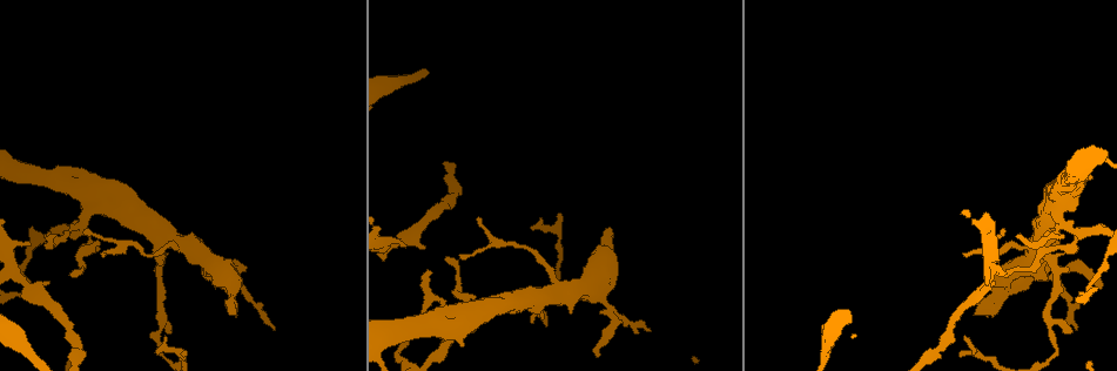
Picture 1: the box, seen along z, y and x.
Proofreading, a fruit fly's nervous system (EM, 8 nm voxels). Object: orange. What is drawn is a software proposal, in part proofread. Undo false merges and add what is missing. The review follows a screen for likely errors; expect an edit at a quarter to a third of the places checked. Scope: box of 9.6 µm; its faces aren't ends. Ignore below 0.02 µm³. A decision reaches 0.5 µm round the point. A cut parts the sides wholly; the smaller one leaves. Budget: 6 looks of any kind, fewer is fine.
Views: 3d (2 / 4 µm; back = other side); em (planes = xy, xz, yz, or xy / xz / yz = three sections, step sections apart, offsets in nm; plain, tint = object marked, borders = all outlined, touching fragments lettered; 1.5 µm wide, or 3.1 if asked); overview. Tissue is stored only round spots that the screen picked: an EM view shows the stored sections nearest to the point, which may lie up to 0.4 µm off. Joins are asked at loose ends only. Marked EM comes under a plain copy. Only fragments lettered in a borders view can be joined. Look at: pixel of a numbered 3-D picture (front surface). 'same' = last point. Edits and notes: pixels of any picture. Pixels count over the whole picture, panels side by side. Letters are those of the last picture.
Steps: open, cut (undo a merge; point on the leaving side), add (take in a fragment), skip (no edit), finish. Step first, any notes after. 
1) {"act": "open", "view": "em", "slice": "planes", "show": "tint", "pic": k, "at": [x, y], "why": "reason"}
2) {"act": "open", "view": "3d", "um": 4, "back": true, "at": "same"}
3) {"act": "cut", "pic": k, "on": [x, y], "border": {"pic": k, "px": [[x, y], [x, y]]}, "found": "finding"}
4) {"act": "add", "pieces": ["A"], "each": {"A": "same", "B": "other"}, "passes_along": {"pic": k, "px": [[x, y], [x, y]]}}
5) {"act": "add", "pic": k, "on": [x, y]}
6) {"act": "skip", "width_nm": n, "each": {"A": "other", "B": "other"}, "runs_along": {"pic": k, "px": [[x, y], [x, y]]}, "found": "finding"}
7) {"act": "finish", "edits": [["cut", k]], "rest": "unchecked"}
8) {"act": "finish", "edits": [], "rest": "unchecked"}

{"act": "open", "view": "em", "slice": "planes", "show": "tint", "pic": 1, "at": [992, 283]}

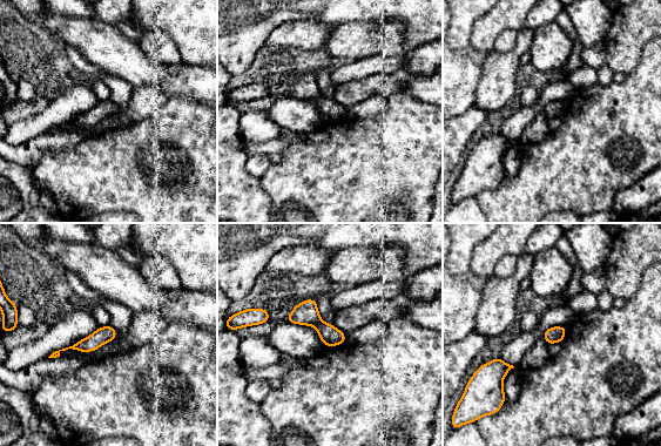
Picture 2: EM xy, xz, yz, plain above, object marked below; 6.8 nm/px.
{"act": "open", "view": "em", "slice": "planes", "show": "borders", "at": "same"}

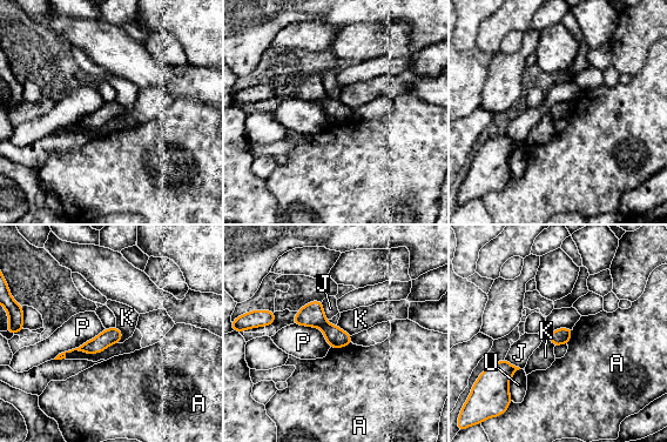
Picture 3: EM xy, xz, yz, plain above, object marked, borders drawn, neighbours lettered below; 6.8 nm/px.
{"act": "skip", "width_nm": 110, "each": {"A": "other", "J": "other", "K": "other", "P": "other", "U": "other"}, "border": {"pic": 3, "px": [[116, 326], [122, 334], [119, 342]]}, "found": "no lettered fragment goes on from it"}

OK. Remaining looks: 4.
{"act": "open", "view": "em", "slice": "xz", "step": 4, "show": "tint", "pic": 1, "at": [1086, 288], "why": "abrupt turn"}

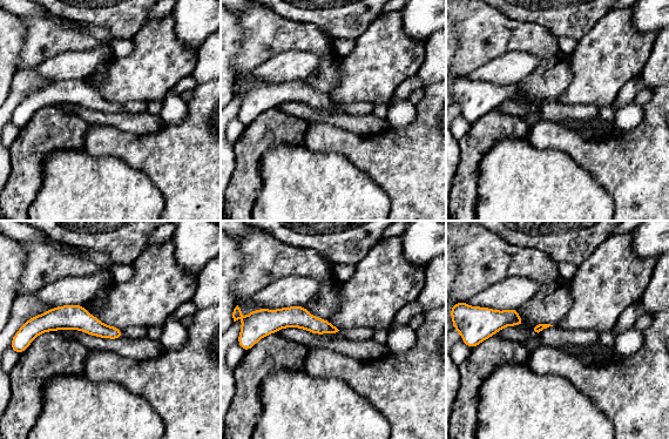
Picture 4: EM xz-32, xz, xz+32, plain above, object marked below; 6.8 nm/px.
{"act": "open", "view": "em", "slice": "planes", "show": "borders", "at": "same"}

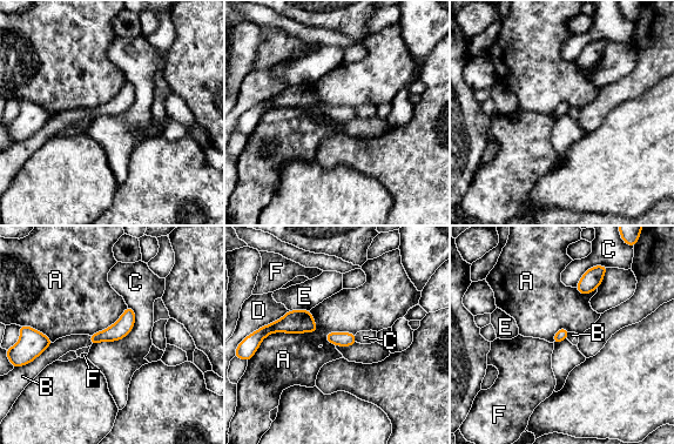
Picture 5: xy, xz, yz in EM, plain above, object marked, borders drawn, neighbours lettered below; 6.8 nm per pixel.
{"act": "skip", "each": {"A": "other", "B": "other", "C": "other", "D": "other", "E": "other", "F": "other"}, "runs_along": {"pic": 5, "px": [[132, 314], [112, 334], [93, 340]]}, "found": "one neuron here"}

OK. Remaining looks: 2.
{"act": "finish", "edits": [], "rest": "unchecked"}

